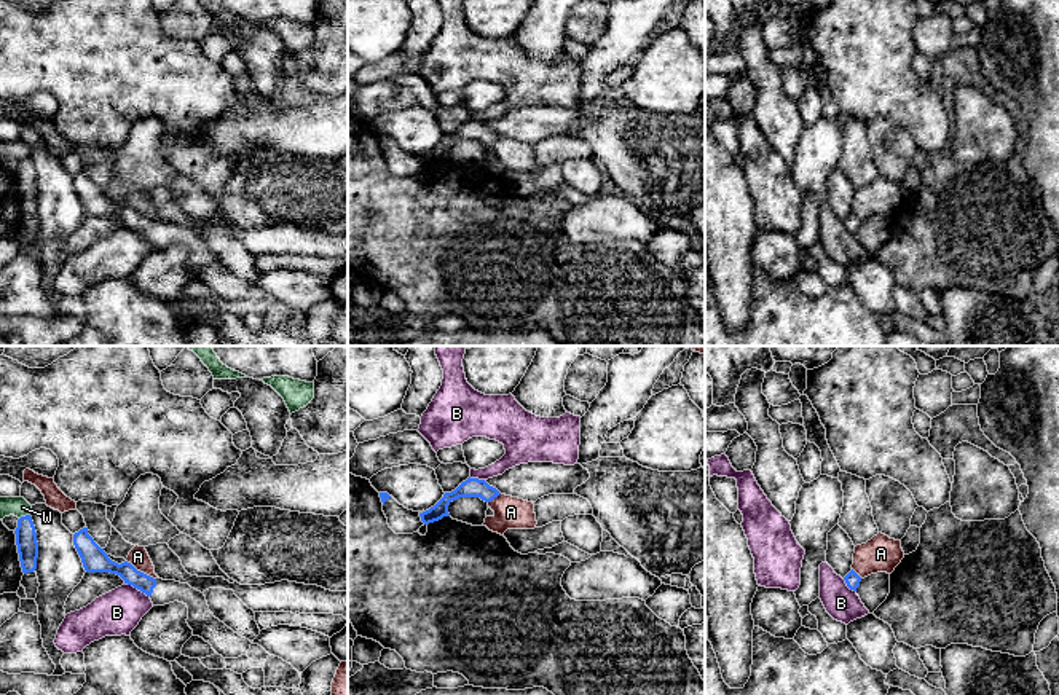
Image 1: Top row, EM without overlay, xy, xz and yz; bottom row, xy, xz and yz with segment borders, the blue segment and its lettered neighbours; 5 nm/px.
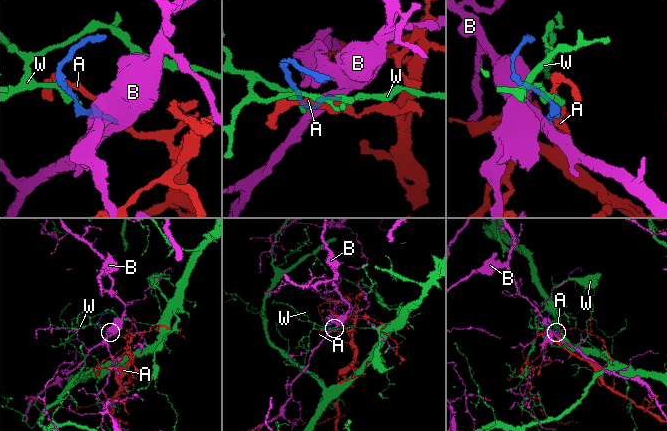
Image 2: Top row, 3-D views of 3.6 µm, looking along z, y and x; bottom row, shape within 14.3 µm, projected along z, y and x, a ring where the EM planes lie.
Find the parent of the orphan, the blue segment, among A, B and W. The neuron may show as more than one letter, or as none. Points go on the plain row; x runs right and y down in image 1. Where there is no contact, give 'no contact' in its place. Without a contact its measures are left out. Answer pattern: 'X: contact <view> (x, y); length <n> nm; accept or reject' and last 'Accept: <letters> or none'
A: contact xy (139, 214); length 180 nm; reject
B: contact yz (849, 230); length 100 nm; reject
W: contact xy (26, 158); length 60 nm; reject
Accept: none

